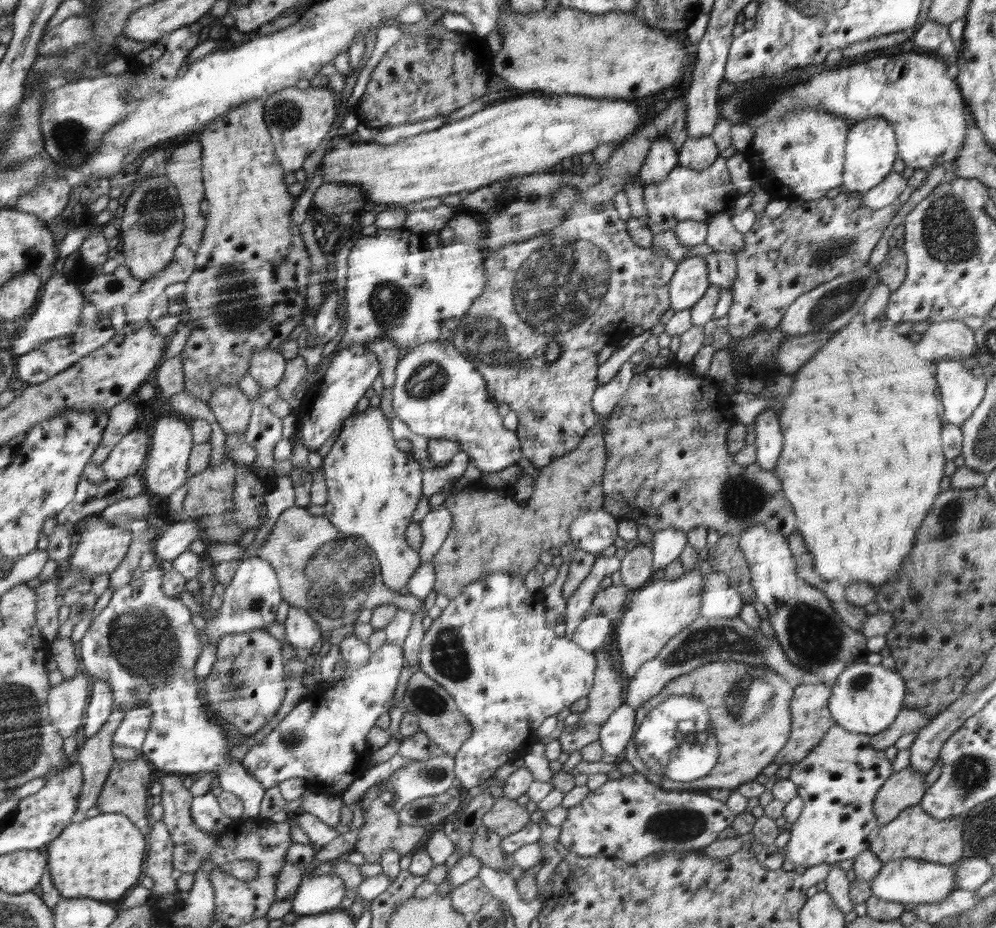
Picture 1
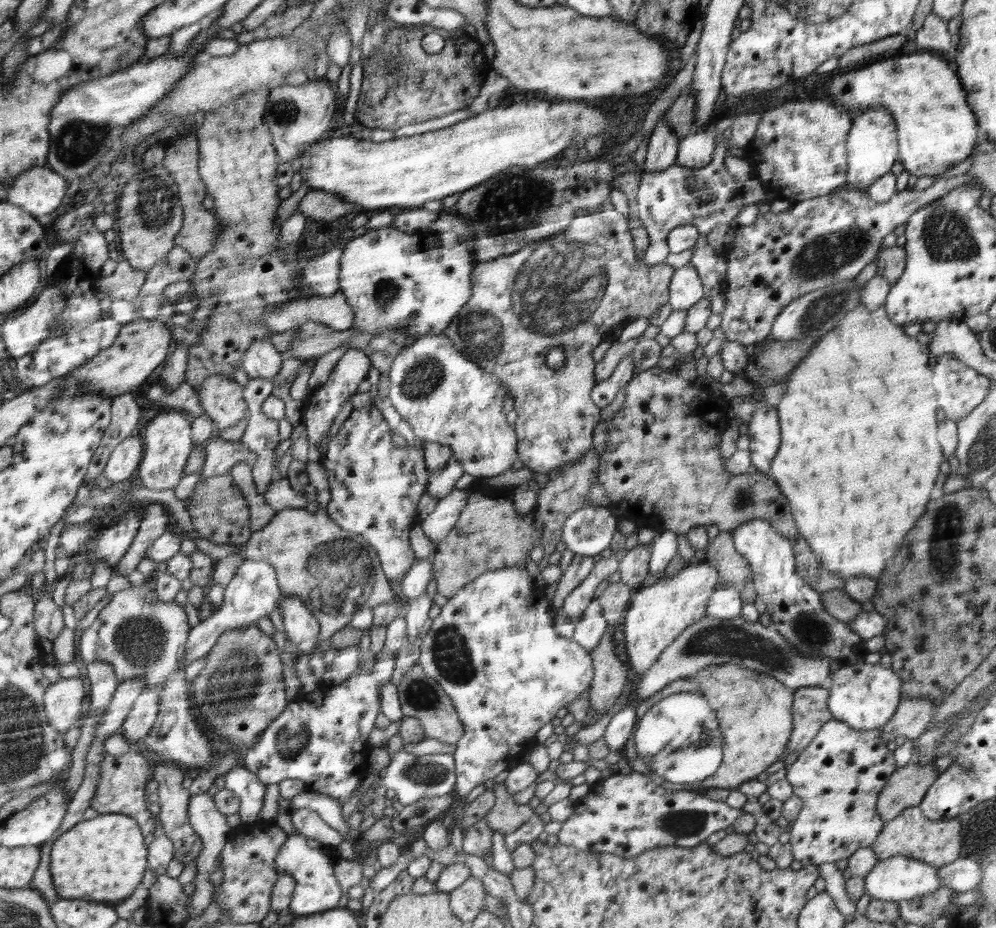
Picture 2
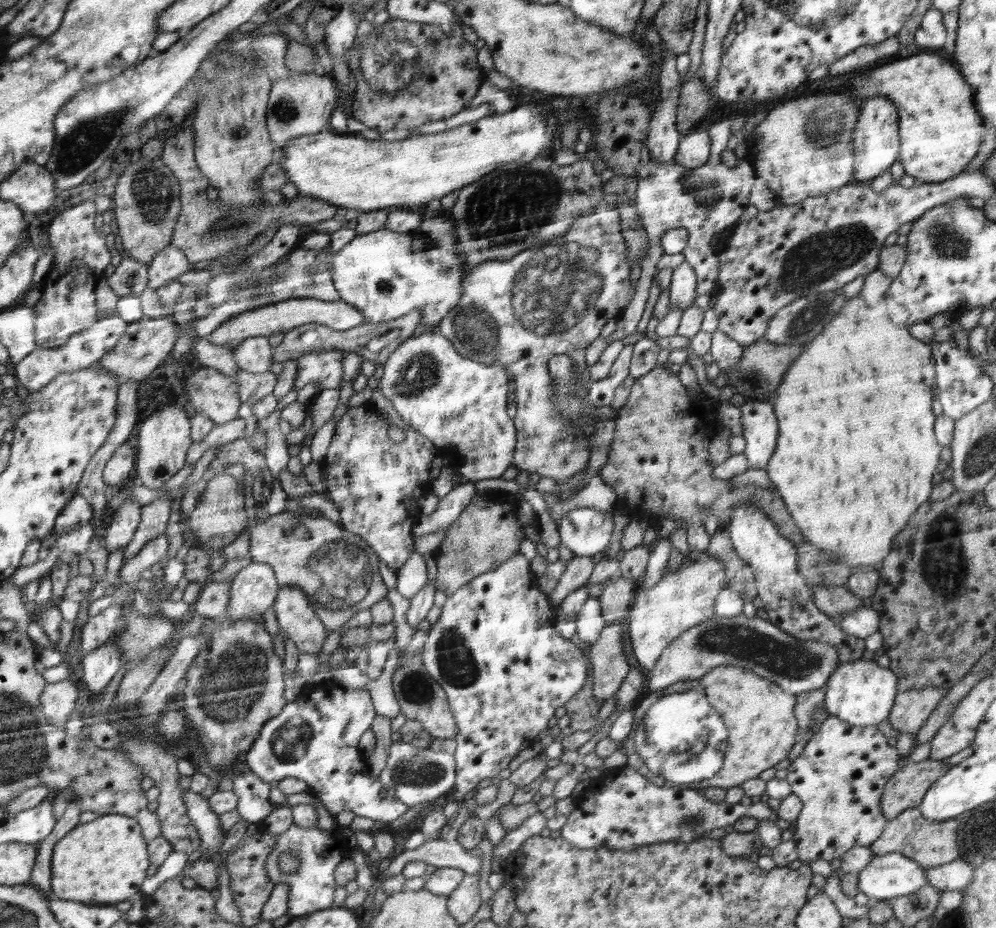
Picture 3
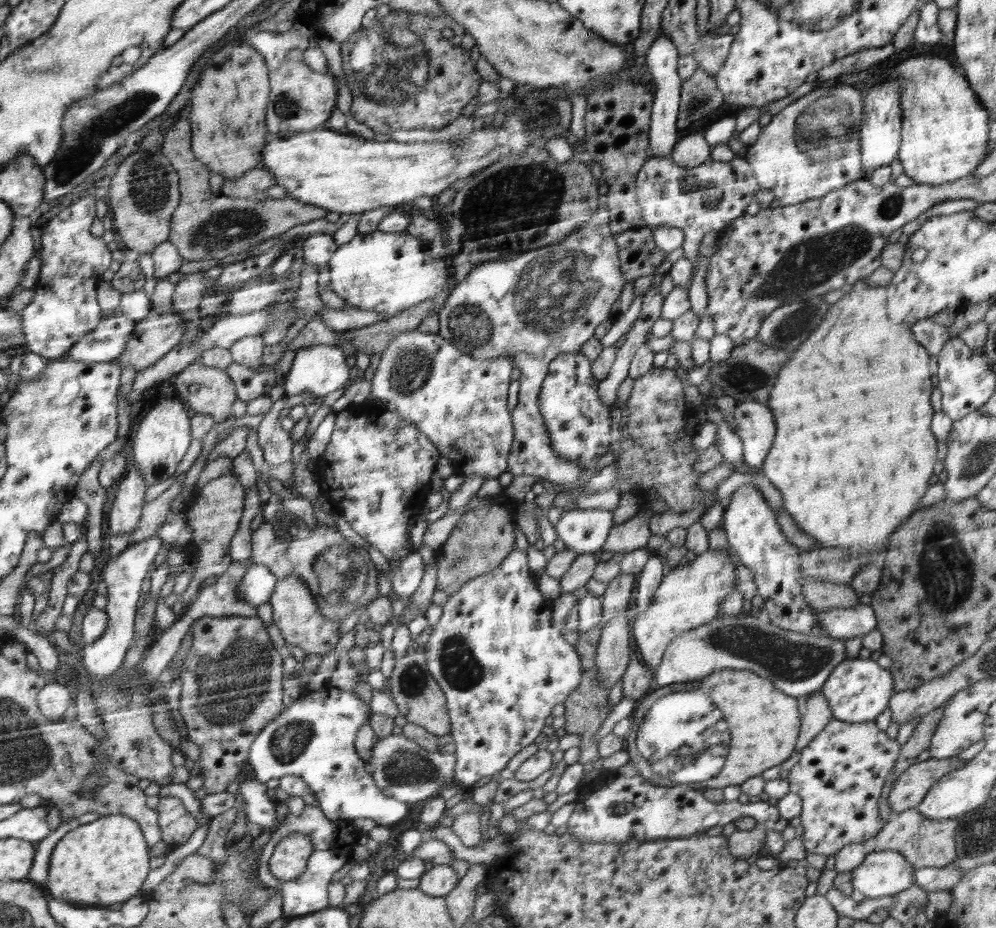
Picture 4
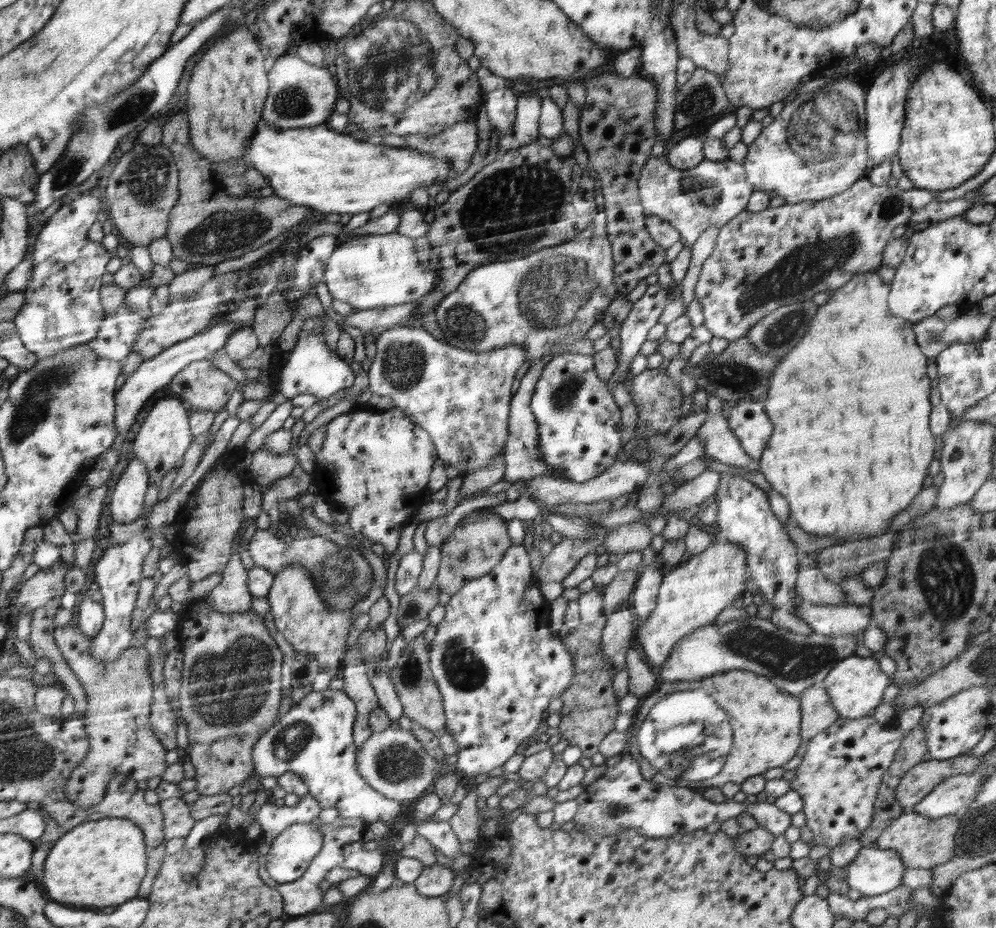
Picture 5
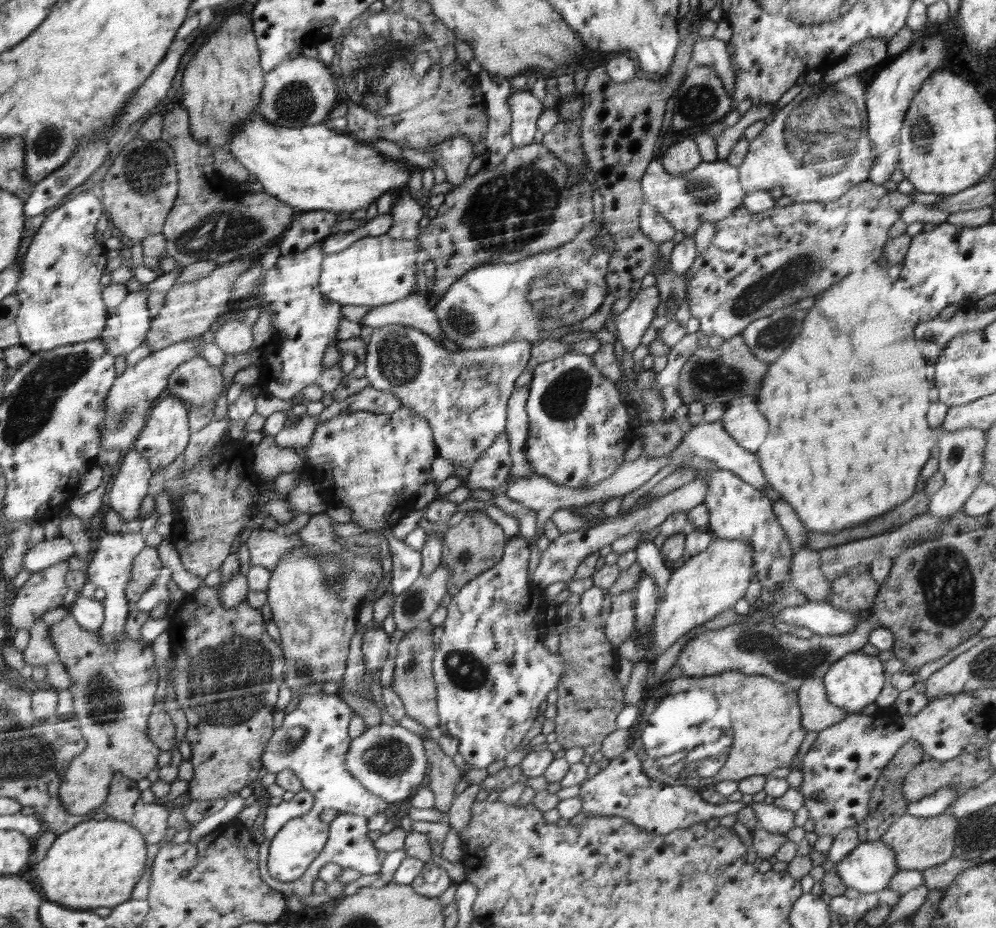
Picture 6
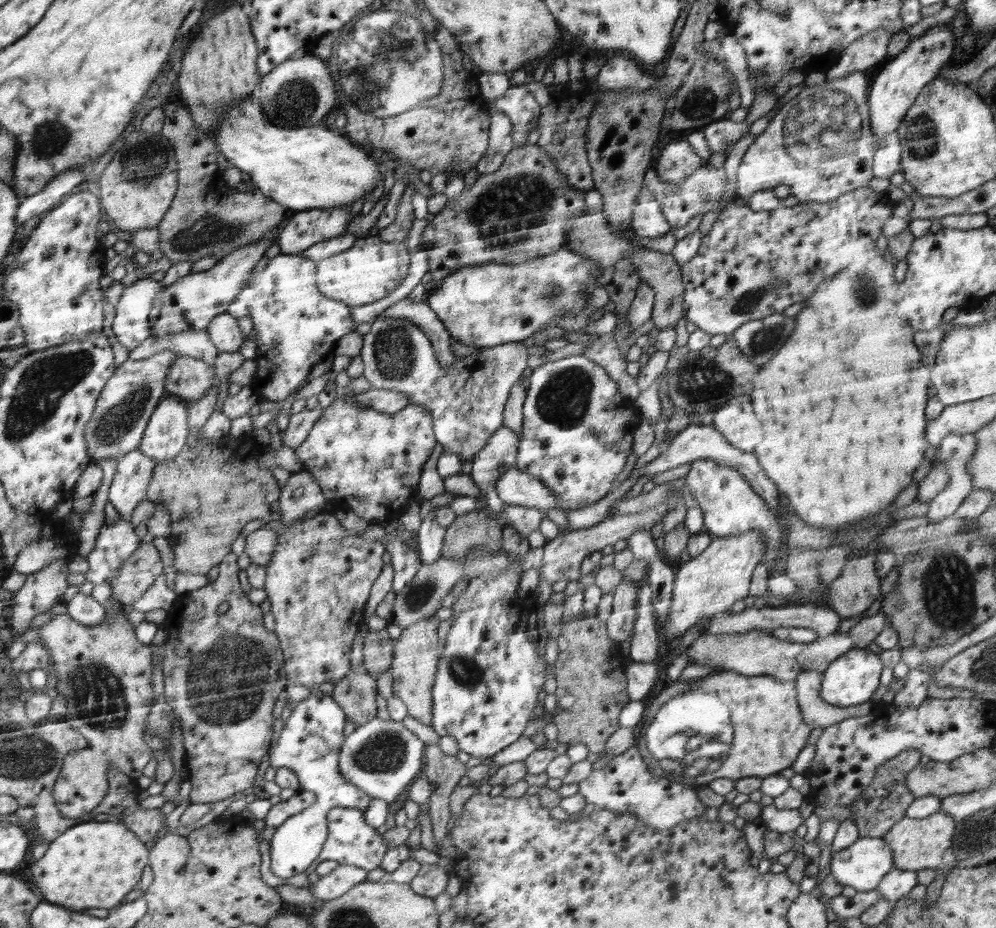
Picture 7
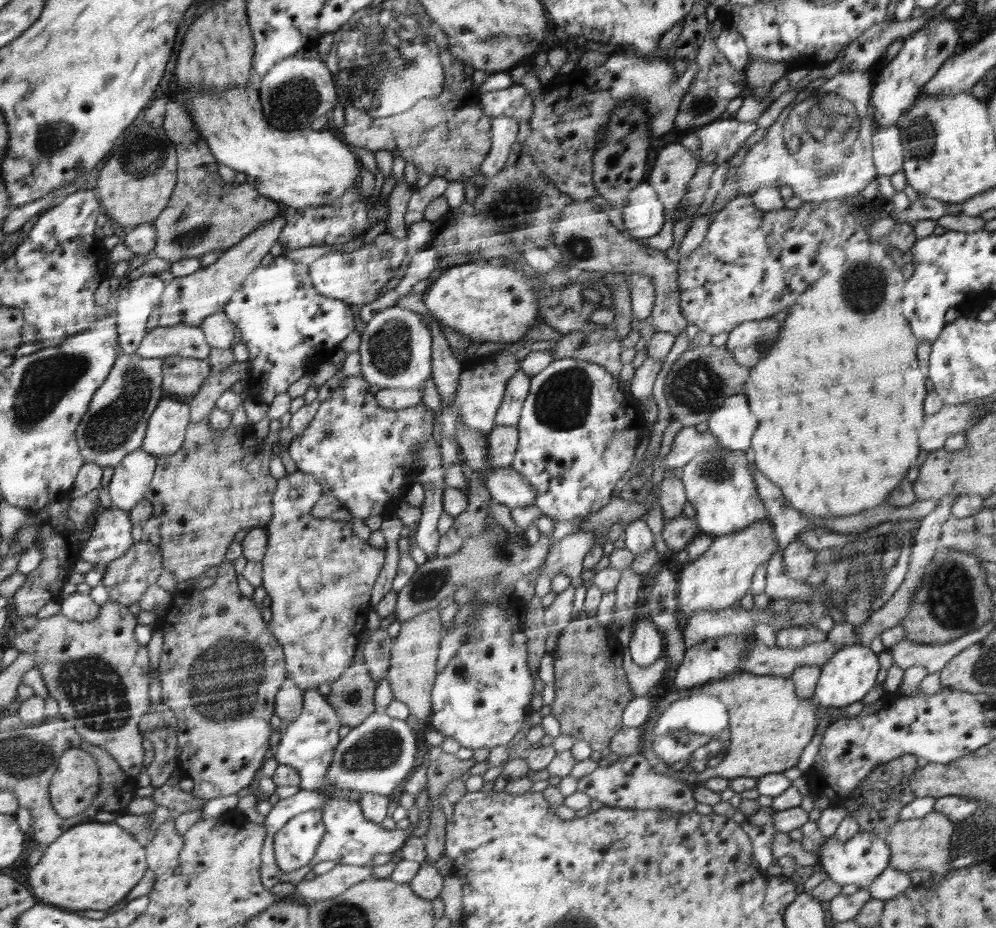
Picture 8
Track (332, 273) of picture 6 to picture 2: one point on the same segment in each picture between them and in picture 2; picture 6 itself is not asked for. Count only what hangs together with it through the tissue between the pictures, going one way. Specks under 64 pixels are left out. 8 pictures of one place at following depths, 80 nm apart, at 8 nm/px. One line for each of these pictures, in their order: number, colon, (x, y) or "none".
2: (387, 281)
3: (381, 273)
4: (379, 271)
5: (382, 270)

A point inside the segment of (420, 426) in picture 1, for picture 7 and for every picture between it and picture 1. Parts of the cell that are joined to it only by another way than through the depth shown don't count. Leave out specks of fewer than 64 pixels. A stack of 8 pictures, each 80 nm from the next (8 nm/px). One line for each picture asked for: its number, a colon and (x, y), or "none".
2: (446, 398)
3: (458, 403)
4: (459, 402)
5: (461, 397)
6: (463, 394)
7: (466, 407)

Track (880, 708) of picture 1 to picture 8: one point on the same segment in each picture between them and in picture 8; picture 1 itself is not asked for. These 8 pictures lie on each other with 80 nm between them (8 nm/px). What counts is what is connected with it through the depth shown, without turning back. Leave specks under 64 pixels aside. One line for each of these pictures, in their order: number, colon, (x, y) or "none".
2: (864, 696)
3: (862, 693)
4: (858, 690)
5: (855, 685)
6: (855, 681)
7: (852, 679)
8: (846, 678)

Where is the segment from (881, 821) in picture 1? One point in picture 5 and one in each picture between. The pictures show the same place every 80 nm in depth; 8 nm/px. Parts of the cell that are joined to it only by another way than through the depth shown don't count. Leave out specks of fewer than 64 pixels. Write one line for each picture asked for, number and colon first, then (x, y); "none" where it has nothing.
2: (906, 786)
3: (904, 790)
4: (911, 787)
5: (920, 780)

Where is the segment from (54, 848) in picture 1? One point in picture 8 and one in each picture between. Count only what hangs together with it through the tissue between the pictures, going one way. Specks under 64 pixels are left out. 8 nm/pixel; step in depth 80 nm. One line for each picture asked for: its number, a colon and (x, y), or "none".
2: (103, 859)
3: (104, 861)
4: (103, 862)
5: (100, 863)
6: (97, 863)
7: (95, 864)
8: (95, 864)

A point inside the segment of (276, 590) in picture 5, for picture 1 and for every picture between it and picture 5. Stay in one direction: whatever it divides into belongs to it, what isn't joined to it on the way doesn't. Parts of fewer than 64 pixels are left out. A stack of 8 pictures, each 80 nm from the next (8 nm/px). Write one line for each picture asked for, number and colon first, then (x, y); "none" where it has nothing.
1: (302, 631)
2: (301, 627)
3: (297, 620)
4: (296, 613)

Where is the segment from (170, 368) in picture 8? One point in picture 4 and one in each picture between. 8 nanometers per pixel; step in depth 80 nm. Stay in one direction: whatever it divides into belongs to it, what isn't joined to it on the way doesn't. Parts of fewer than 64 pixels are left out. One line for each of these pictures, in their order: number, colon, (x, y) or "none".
4: (206, 389)
5: (203, 386)
6: (196, 382)
7: (190, 378)

